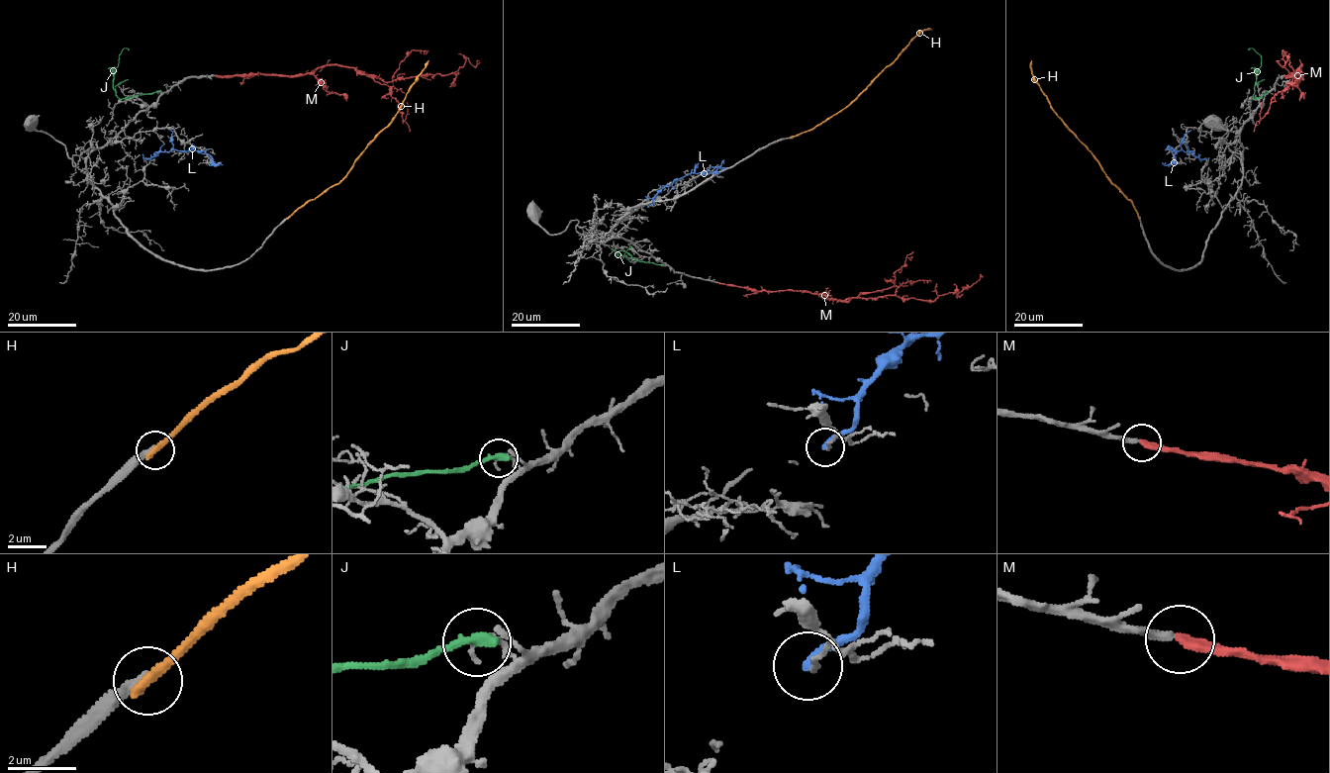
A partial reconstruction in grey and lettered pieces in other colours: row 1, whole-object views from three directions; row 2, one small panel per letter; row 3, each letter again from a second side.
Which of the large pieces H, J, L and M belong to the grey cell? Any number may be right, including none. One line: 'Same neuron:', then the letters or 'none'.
Same neuron: M

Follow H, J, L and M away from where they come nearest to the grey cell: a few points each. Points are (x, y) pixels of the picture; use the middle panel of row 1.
H: (792, 137), (810, 131), (839, 112), (920, 32), (931, 29)
J: (661, 265), (633, 259), (624, 251), (616, 252), (621, 259), (632, 245)
L: (648, 207), (664, 187), (691, 173), (713, 173), (724, 160)
M: (718, 282), (757, 291), (806, 291), (829, 300), (896, 295), (934, 301), (940, 295), (971, 287), (982, 275)

